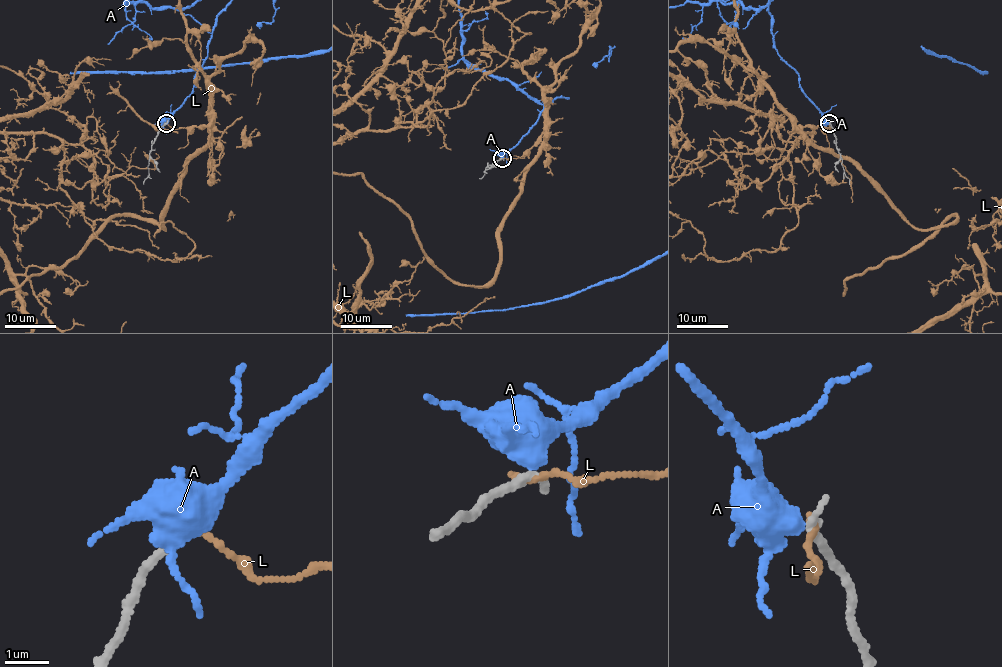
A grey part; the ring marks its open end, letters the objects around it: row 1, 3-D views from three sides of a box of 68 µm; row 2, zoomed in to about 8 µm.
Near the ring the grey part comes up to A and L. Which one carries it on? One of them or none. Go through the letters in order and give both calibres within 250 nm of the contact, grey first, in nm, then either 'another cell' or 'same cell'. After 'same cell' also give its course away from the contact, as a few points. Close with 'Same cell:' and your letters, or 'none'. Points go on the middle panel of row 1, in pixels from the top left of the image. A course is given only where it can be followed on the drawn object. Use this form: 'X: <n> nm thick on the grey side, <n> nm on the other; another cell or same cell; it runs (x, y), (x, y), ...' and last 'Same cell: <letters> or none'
A: 240 nm thick on the grey side, 600 nm on the other; same cell
L: 240 nm thick on the grey side, 140 nm on the other; another cell
Same cell: A

